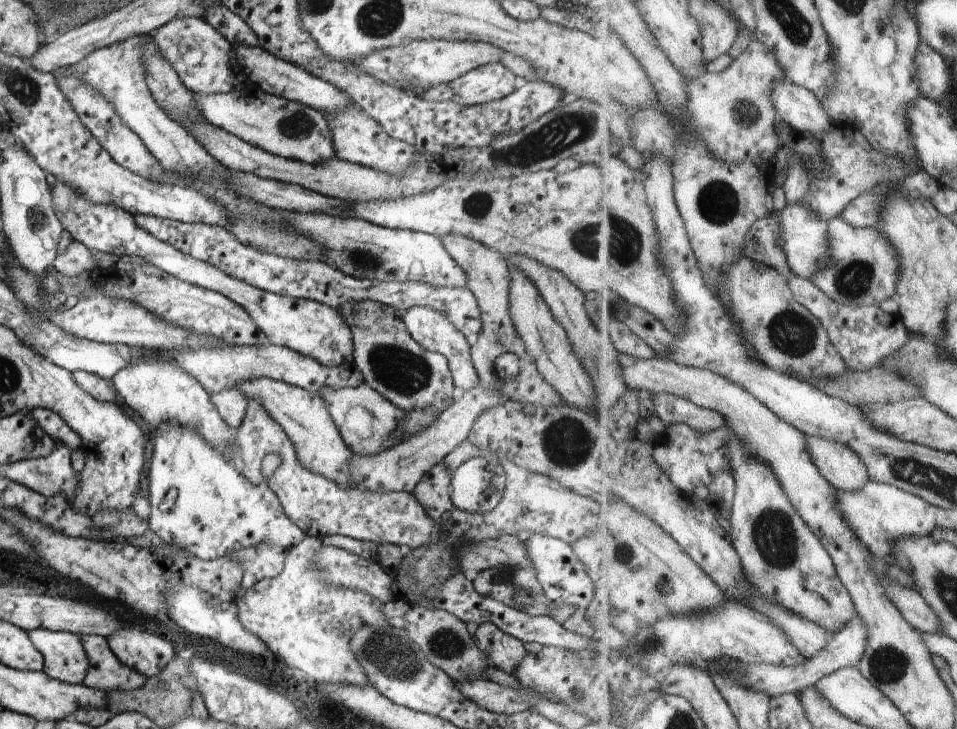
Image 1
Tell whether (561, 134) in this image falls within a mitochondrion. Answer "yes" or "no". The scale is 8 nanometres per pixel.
yes

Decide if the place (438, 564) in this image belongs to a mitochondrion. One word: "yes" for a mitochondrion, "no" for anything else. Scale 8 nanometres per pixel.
yes

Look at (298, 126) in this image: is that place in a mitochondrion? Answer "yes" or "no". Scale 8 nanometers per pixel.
yes

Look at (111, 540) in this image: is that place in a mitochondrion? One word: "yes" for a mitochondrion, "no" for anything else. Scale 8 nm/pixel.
no

